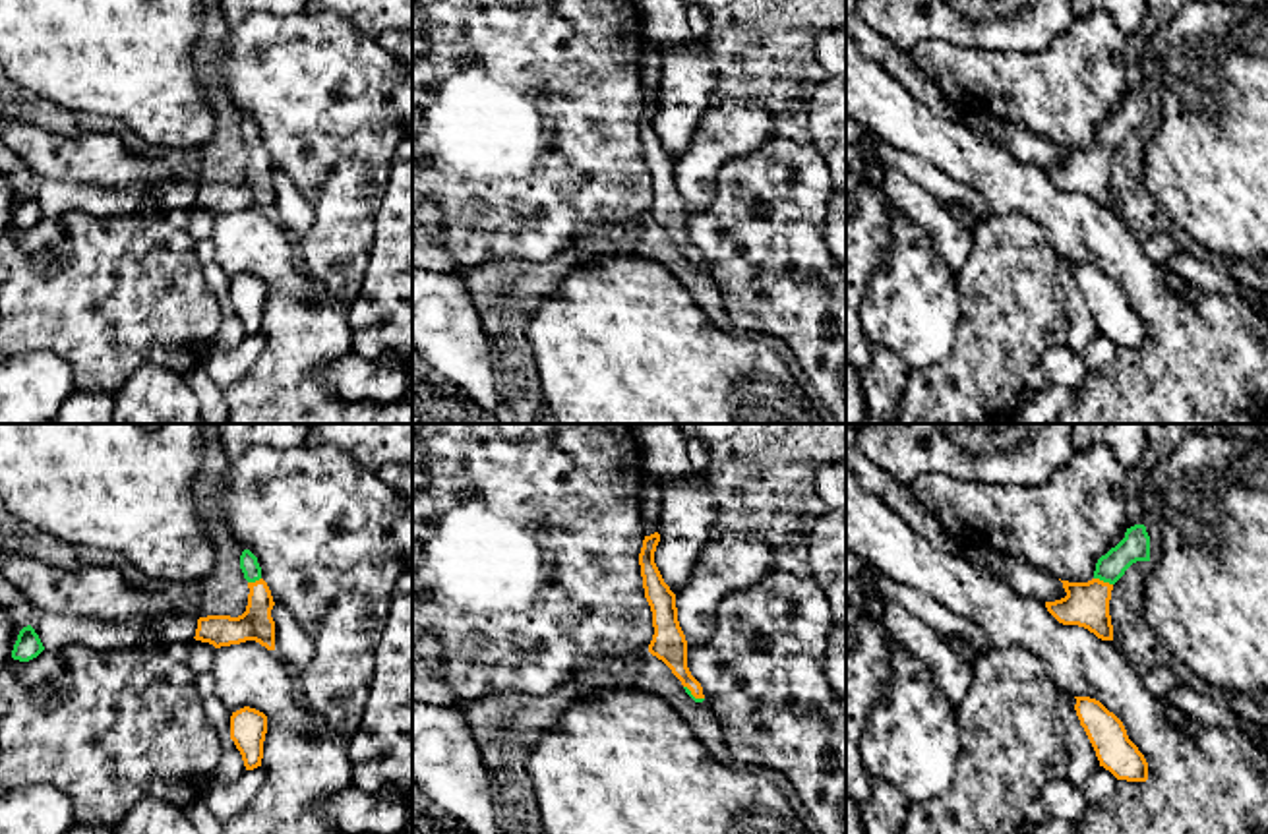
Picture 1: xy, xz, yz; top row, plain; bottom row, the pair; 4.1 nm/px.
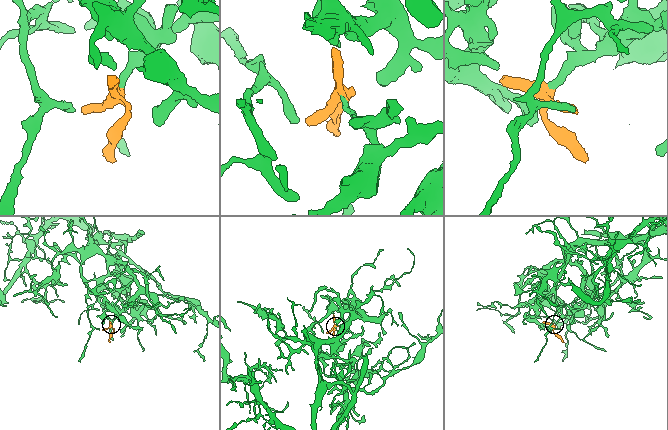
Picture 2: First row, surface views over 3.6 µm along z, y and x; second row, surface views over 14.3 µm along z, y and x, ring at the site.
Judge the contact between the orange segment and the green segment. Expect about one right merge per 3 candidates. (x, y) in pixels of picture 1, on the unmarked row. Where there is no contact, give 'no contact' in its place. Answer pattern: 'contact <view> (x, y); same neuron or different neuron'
contact yz (1102, 148); same neuron

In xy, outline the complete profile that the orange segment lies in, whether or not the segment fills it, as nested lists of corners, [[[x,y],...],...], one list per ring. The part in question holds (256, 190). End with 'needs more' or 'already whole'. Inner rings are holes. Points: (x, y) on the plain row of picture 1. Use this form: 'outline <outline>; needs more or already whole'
outline [[[250,116],[242,118],[240,135],[250,155],[246,178],[238,184],[199,184],[194,205],[215,215],[256,207],[267,217],[275,217],[275,188],[271,184],[275,168],[267,149],[261,145],[257,124]]]; needs more

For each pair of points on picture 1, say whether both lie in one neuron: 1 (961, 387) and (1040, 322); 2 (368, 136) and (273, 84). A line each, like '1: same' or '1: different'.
1: same
2: same

